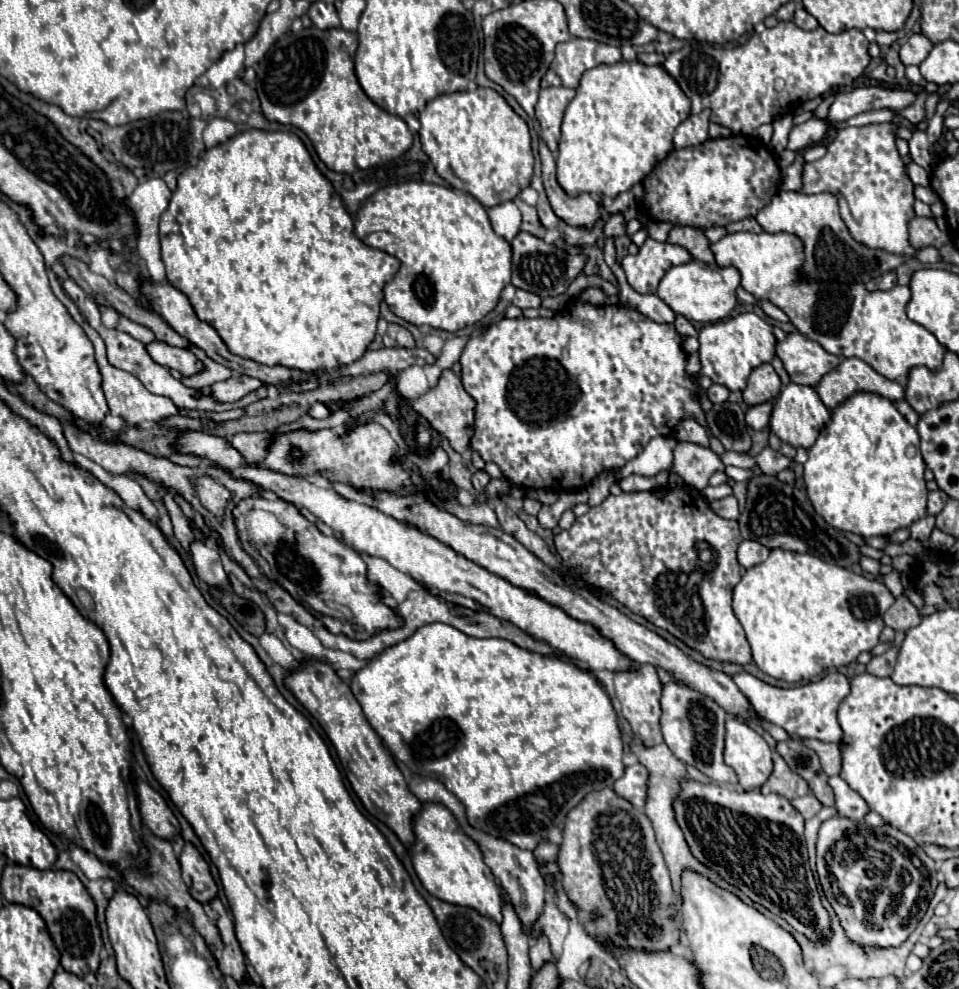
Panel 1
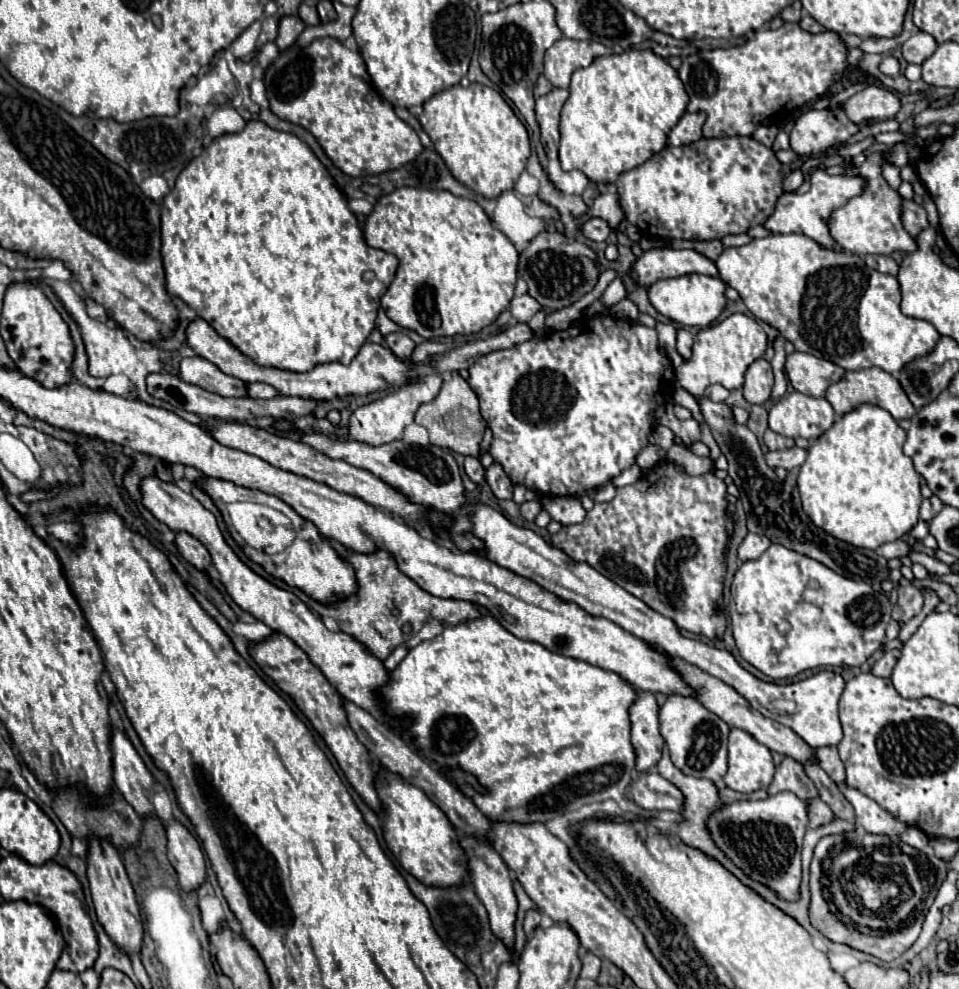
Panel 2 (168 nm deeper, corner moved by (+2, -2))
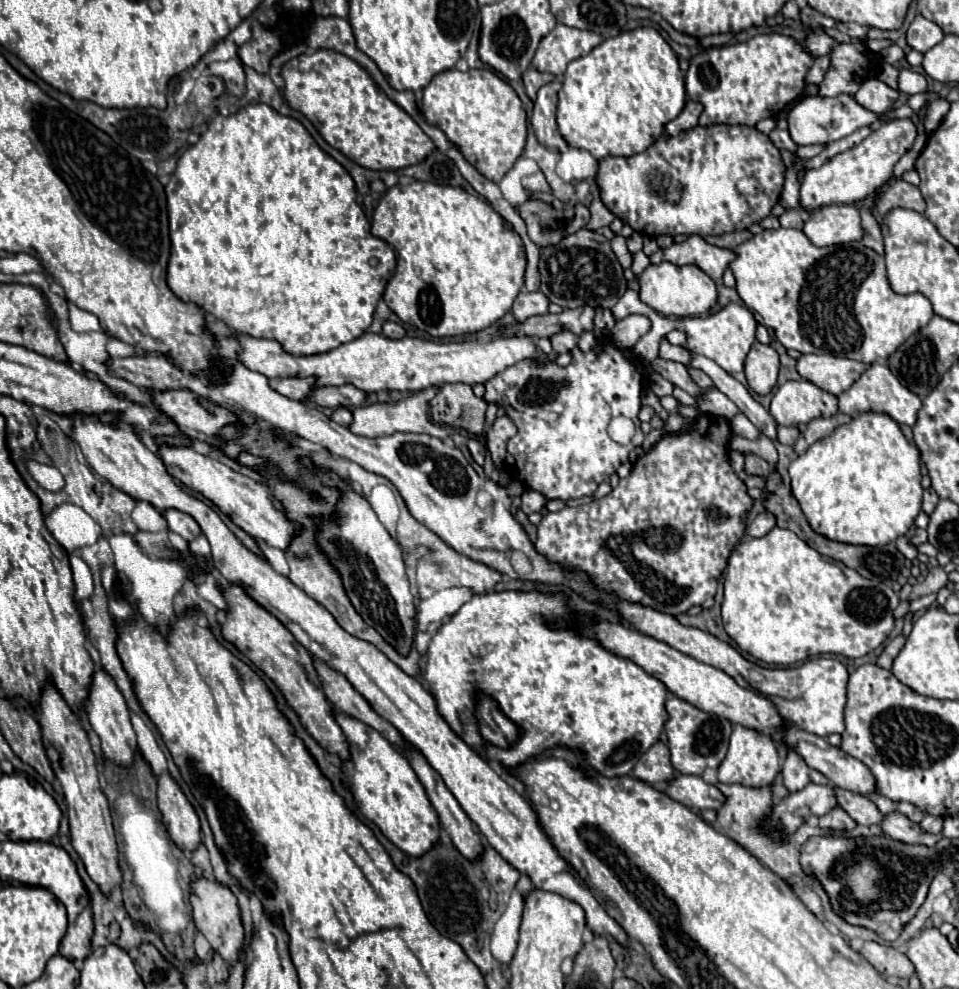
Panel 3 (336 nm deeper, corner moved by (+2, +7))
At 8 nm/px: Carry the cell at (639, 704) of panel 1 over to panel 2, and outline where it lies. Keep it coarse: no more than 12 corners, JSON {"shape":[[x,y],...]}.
{"shape":[[638,690],[630,708],[636,770],[662,756],[654,694]]}

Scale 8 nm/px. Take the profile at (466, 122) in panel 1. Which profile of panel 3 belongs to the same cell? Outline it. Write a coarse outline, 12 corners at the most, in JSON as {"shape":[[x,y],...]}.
{"shape":[[444,71],[422,113],[498,183],[526,145],[516,91]]}

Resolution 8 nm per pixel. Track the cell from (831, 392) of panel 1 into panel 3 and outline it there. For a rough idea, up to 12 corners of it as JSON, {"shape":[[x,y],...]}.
{"shape":[[872,363],[838,395],[838,411],[880,411],[914,425],[922,401]]}

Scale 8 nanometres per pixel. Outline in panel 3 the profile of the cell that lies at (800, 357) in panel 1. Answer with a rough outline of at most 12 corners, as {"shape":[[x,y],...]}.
{"shape":[[800,355],[800,377],[832,395],[846,391],[866,363]]}

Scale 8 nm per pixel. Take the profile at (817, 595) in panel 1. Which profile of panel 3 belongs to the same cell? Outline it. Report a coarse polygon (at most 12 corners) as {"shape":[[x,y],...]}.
{"shape":[[774,527],[730,553],[722,621],[770,665],[884,643],[900,599]]}

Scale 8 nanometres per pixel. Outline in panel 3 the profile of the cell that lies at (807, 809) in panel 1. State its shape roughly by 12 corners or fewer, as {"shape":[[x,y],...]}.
{"shape":[[842,807],[820,817],[822,829],[854,829],[854,819]]}

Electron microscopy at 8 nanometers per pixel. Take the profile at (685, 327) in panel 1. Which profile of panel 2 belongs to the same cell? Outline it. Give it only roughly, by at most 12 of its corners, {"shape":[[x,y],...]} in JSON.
{"shape":[[678,330],[678,354],[688,360],[692,356],[694,336]]}

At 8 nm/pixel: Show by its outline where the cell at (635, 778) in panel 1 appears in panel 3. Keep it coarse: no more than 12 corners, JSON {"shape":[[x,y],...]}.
{"shape":[[678,775],[664,793],[692,811],[718,809],[724,801],[714,785]]}

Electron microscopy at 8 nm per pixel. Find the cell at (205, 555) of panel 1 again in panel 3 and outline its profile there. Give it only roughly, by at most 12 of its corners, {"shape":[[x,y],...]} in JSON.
{"shape":[[168,509],[168,529],[192,543],[200,527],[190,515]]}

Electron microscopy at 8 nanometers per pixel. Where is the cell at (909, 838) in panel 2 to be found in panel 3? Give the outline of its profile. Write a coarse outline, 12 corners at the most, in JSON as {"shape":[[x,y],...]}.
{"shape":[[926,814],[920,827],[926,833],[940,833],[943,817]]}

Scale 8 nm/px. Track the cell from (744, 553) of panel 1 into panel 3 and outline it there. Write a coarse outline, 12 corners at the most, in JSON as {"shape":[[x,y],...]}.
{"shape":[[760,513],[748,527],[748,535],[764,537],[776,525],[772,513]]}

